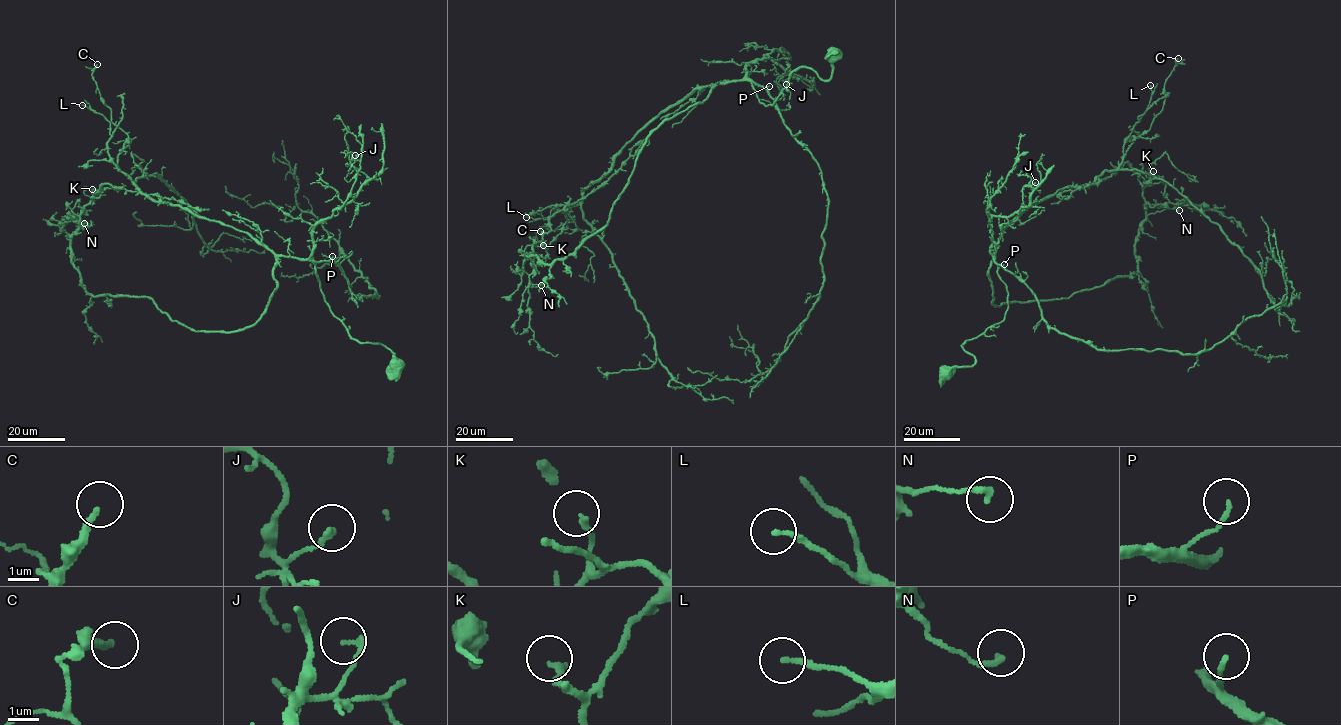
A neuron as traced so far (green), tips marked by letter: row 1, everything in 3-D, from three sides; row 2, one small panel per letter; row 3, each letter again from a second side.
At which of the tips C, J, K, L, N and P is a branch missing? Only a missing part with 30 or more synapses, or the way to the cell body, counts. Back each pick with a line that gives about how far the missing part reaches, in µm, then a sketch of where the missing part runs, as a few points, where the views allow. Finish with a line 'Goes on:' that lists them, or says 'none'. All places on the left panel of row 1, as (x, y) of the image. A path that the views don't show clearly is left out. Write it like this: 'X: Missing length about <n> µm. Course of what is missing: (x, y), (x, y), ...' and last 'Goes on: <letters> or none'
Goes on: none

